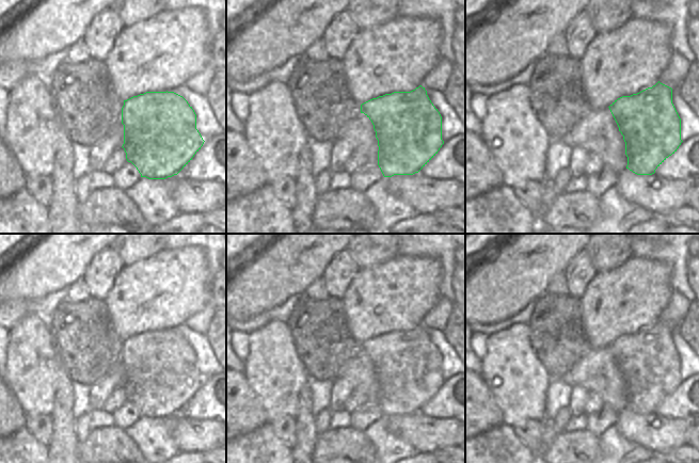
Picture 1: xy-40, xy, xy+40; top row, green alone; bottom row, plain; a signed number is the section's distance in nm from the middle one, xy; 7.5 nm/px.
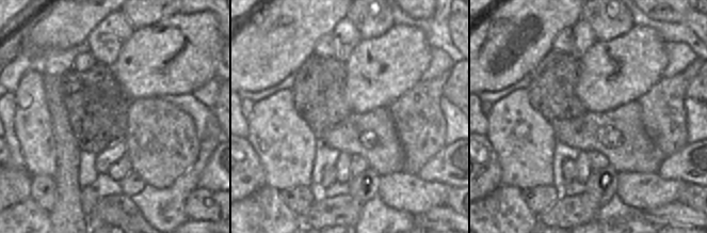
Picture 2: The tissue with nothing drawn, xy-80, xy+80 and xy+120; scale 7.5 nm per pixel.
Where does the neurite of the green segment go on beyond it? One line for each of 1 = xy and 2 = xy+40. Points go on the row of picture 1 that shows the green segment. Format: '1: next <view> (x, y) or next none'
1: next none
2: next none

